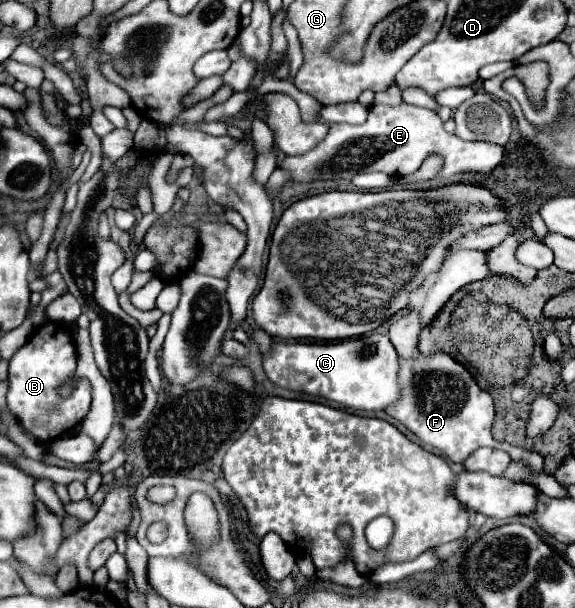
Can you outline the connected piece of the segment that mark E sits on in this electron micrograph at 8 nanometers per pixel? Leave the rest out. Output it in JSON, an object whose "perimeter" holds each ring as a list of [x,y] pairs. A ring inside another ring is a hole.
{"perimeter":[[[400,103],[396,107],[390,105],[374,105],[370,107],[368,119],[362,125],[348,125],[348,123],[336,123],[330,127],[330,133],[326,135],[324,141],[320,141],[312,151],[304,153],[304,155],[286,155],[280,163],[280,169],[284,169],[290,177],[292,183],[312,183],[312,181],[320,181],[320,179],[352,179],[352,175],[356,173],[372,173],[372,171],[382,171],[386,175],[410,175],[414,173],[422,161],[430,155],[430,153],[440,153],[444,157],[444,167],[438,173],[438,177],[442,179],[450,179],[454,175],[460,173],[490,173],[500,161],[502,161],[502,147],[494,145],[494,143],[486,143],[486,141],[462,141],[452,133],[446,133],[442,127],[442,119],[424,107],[414,107],[408,103]]]}

